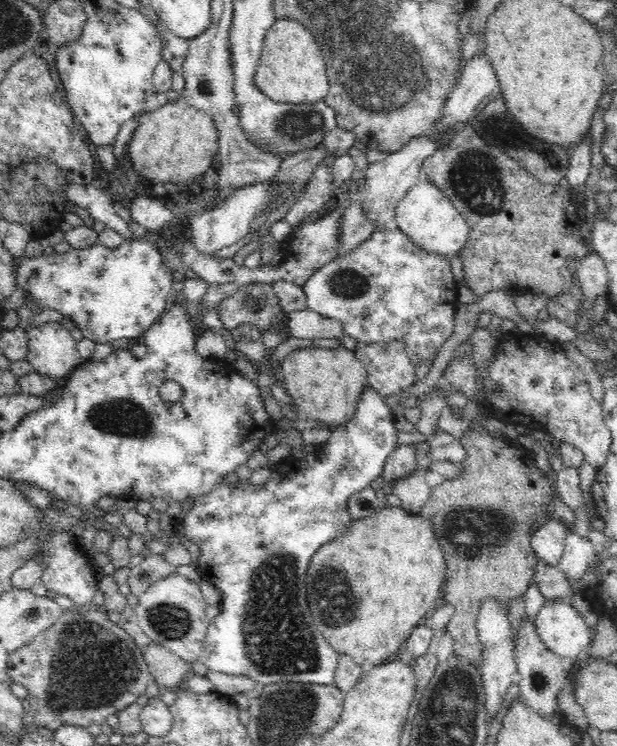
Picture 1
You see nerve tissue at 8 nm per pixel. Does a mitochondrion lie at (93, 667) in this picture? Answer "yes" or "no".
yes

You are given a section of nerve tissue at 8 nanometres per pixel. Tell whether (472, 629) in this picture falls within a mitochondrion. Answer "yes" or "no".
no

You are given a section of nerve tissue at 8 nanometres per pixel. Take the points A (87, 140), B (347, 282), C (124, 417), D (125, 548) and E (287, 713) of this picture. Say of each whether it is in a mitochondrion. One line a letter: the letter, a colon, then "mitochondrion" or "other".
A: other
B: mitochondrion
C: mitochondrion
D: other
E: mitochondrion

